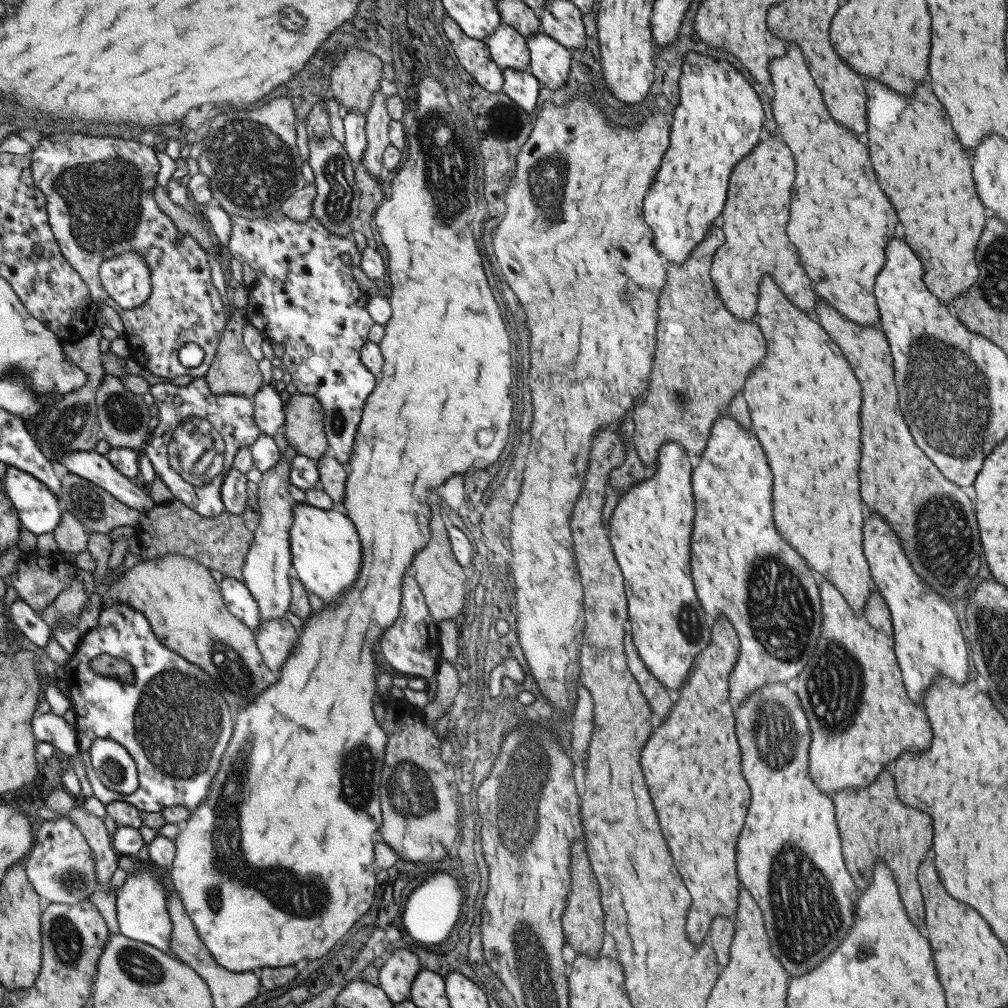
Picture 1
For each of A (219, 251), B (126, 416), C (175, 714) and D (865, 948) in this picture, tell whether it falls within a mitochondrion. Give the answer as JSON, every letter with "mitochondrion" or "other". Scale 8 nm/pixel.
{"A":"other","B":"mitochondrion","C":"mitochondrion","D":"mitochondrion"}

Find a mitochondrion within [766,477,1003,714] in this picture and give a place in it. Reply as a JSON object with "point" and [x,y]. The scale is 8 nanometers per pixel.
{"point":[944,544]}

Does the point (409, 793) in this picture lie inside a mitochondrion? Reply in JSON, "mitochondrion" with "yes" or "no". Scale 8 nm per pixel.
{"mitochondrion":"yes"}

